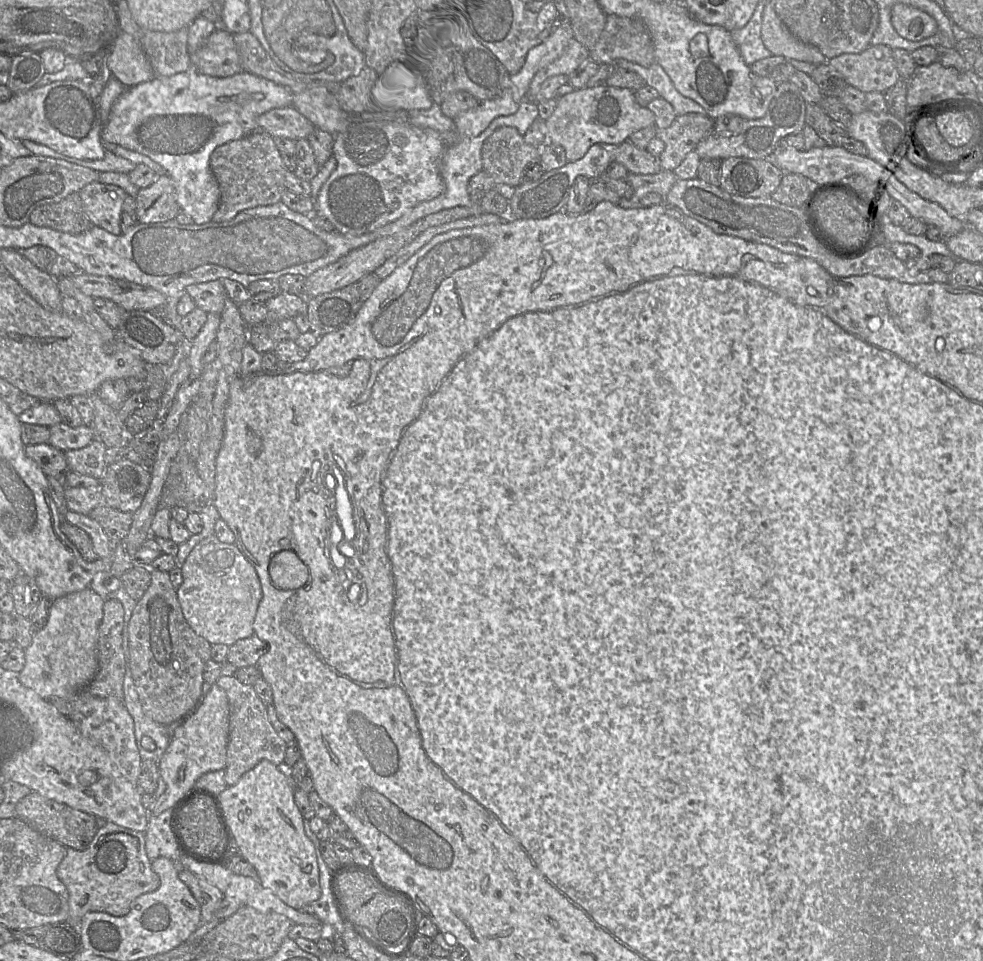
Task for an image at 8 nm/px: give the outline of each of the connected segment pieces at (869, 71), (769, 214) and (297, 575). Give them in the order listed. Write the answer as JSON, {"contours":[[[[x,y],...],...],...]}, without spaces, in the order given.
{"contours":[[[[884,44],[871,45],[860,53],[840,54],[828,59],[827,64],[840,72],[848,85],[864,93],[884,93],[901,79],[892,49]]],[[[695,177],[678,179],[664,197],[667,204],[677,207],[684,214],[710,227],[717,234],[739,237],[774,247],[782,252],[796,254],[816,261],[835,277],[874,275],[884,279],[895,279],[904,283],[927,284],[948,283],[949,274],[937,268],[912,275],[906,263],[891,250],[890,242],[858,258],[843,258],[829,251],[812,235],[802,207],[789,206],[772,197],[747,198],[732,195],[720,186],[711,185]]],[[[282,550],[271,557],[269,575],[276,587],[295,590],[302,587],[309,578],[309,568],[293,550]]]]}

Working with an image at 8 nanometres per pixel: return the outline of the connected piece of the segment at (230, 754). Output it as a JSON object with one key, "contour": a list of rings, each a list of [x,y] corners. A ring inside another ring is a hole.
{"contour":[[[221,676],[216,685],[226,692],[229,702],[229,739],[225,766],[228,787],[235,785],[244,773],[253,769],[261,760],[269,760],[278,767],[284,767],[288,744],[279,737],[270,723],[267,706],[258,697],[253,685],[244,685],[230,676]]]}

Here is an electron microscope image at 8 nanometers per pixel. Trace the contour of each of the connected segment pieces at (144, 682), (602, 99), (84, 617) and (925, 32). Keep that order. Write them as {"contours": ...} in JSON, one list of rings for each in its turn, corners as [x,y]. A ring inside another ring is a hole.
{"contours":[[[[152,570],[150,585],[143,597],[137,602],[128,626],[128,668],[131,671],[144,714],[156,723],[169,725],[190,712],[195,707],[202,693],[204,667],[209,659],[211,659],[211,644],[203,637],[197,635],[186,621],[178,600],[177,590],[172,585],[169,572]]],[[[608,85],[585,87],[556,99],[553,114],[544,120],[546,141],[563,147],[568,162],[581,159],[594,144],[620,145],[628,141],[634,132],[655,125],[654,113],[640,106],[635,100],[634,91],[628,88]]],[[[89,587],[52,600],[46,625],[36,630],[32,643],[24,650],[26,662],[18,675],[20,682],[47,700],[74,698],[80,693],[94,679],[98,670],[98,629],[105,601]]],[[[903,3],[892,7],[891,22],[901,37],[911,41],[928,38],[938,31],[938,25],[932,16]]]]}

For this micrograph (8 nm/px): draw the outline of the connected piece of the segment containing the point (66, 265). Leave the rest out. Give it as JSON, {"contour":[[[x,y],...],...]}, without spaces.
{"contour":[[[35,245],[27,249],[18,250],[39,269],[47,272],[55,279],[71,277],[83,273],[67,258],[56,253],[52,248]]]}

